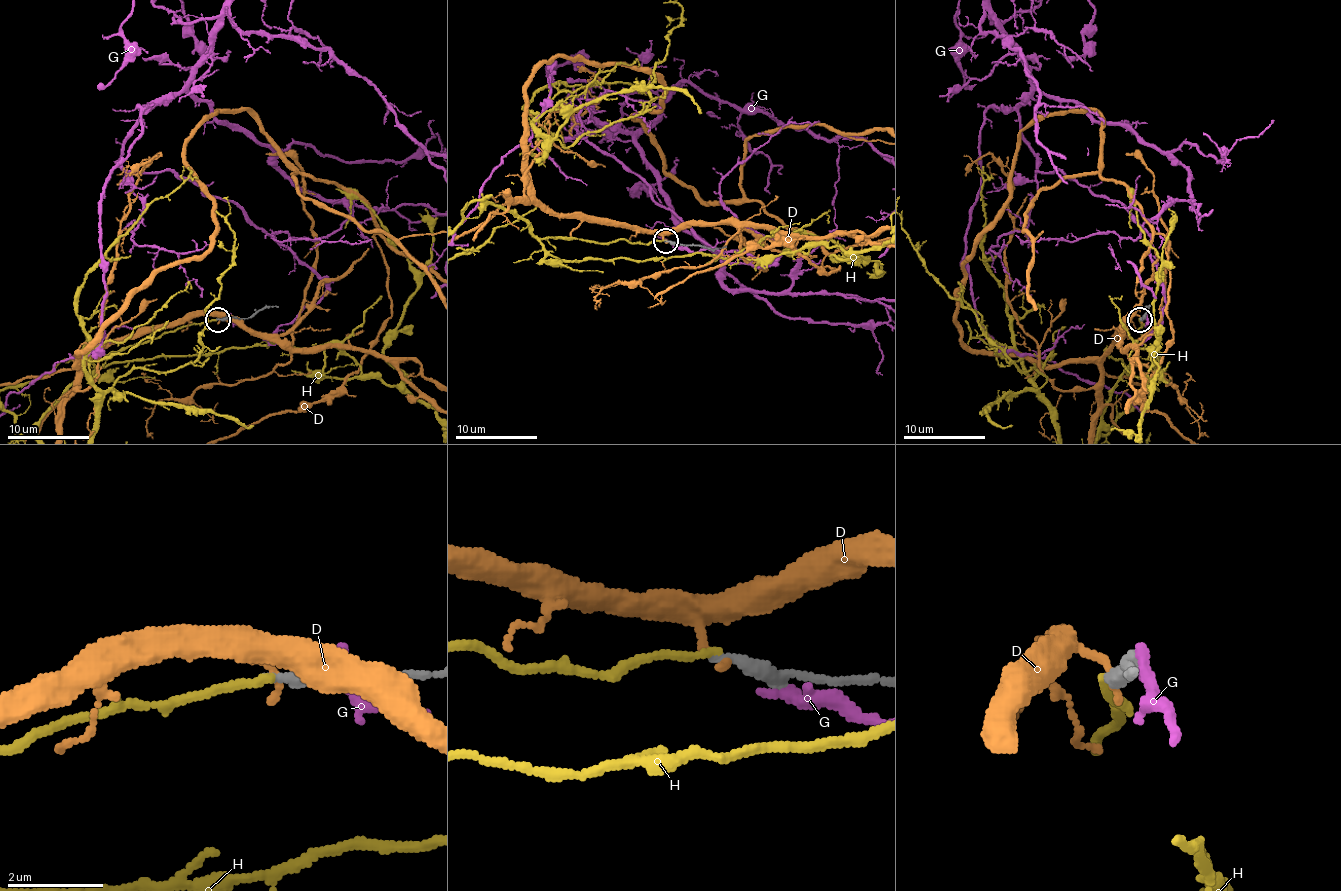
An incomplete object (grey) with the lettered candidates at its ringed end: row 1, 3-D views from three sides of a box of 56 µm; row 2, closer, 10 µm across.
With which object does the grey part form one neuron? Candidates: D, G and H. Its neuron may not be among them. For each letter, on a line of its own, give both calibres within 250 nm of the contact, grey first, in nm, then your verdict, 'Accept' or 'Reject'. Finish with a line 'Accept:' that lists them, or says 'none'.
D: Thickness 280 nm (grey) against 180 nm. Reject
G: Thickness 260 nm (grey) against 320 nm. Reject
H: Thickness 280 nm (grey) against 160 nm. Accept
Accept: H

